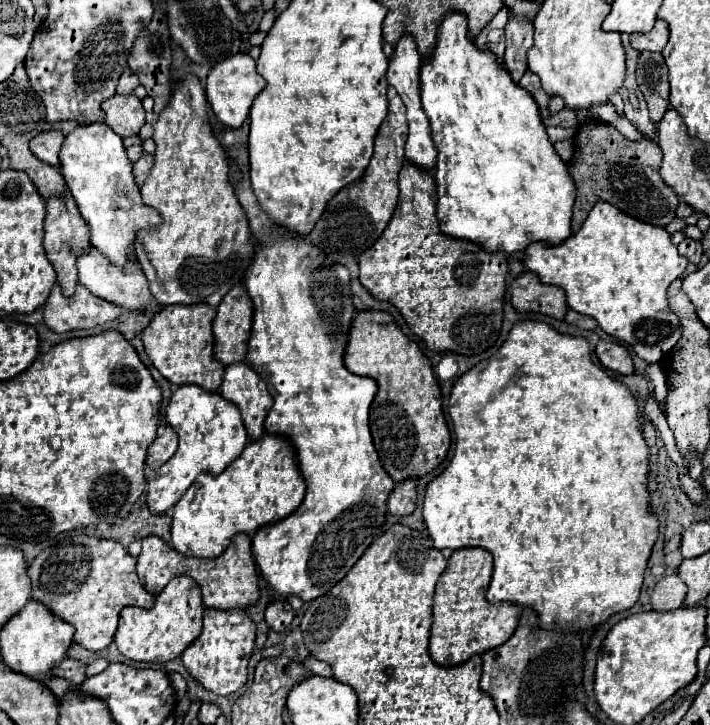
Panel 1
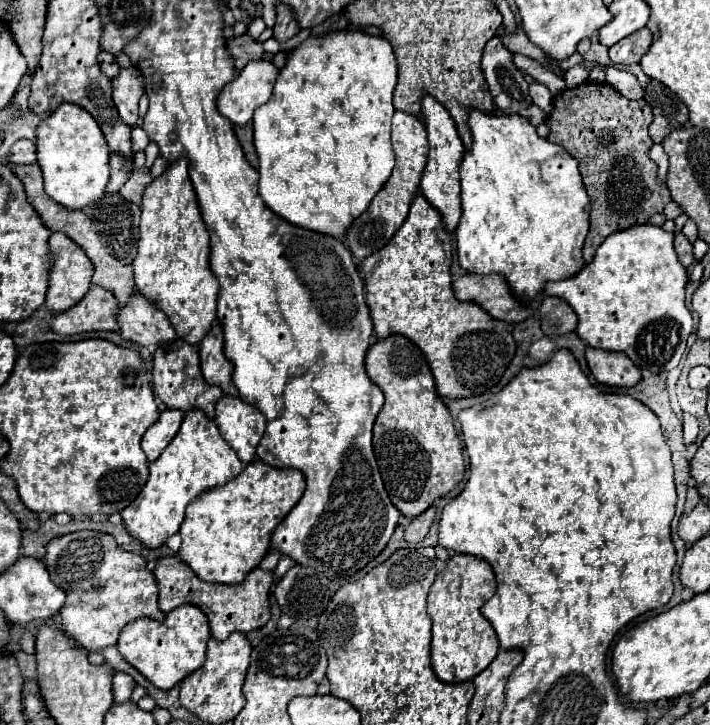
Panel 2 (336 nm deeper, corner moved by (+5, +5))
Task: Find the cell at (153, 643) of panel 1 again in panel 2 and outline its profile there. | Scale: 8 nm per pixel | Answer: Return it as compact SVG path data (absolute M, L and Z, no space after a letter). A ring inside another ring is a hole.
M186 603L166 613L164 621L136 619L134 623L128 623L120 633L116 647L120 655L132 667L136 667L152 685L160 689L172 689L186 675L204 665L208 639L210 639L210 627L206 615L200 611L200 607Z

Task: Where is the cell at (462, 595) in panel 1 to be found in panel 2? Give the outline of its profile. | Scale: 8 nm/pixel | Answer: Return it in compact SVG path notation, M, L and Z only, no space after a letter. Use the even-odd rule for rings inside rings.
M452 555L446 569L438 573L428 593L428 615L432 617L432 669L440 681L462 683L474 679L498 655L498 637L490 621L480 613L480 607L494 591L496 581L490 563L474 555Z

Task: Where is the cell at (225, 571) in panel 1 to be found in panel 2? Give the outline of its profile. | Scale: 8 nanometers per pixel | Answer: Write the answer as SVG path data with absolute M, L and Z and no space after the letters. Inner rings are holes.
M160 557L154 567L154 577L160 587L160 595L158 595L160 609L164 613L168 613L170 609L174 609L182 603L192 603L192 605L200 607L208 617L212 637L216 641L228 639L228 635L234 631L248 633L252 629L258 629L258 627L266 625L266 621L270 619L268 595L270 595L270 587L274 581L272 571L262 571L256 567L246 575L246 579L242 583L222 585L222 583L206 583L206 581L198 579L194 575L194 571L190 571L190 567L186 563L182 563L178 557Z

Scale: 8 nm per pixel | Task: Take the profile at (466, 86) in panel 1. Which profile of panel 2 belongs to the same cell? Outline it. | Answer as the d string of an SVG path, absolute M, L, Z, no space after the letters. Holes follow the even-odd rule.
M470 109L470 117L468 117L468 125L472 131L472 145L470 149L464 149L462 155L462 163L460 163L460 183L462 183L462 217L460 223L454 231L456 235L456 249L458 249L458 261L460 267L470 271L470 273L480 273L480 275L488 275L488 273L502 273L510 285L510 289L516 293L516 297L520 301L532 301L536 299L538 291L542 291L546 281L560 281L566 277L572 277L574 273L578 273L578 267L584 267L584 259L582 259L582 243L586 239L588 233L588 213L590 213L590 201L586 195L586 189L582 185L582 177L578 171L578 163L574 157L570 157L564 147L558 147L556 143L550 143L548 139L542 139L536 133L536 127L522 115L492 115L492 113L484 113L484 111L476 111Z

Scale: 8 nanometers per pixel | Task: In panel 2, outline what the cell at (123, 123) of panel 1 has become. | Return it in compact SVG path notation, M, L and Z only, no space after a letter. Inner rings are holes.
M136 67L120 69L118 77L112 79L112 99L120 119L126 125L136 125L138 101L144 93L144 77Z

